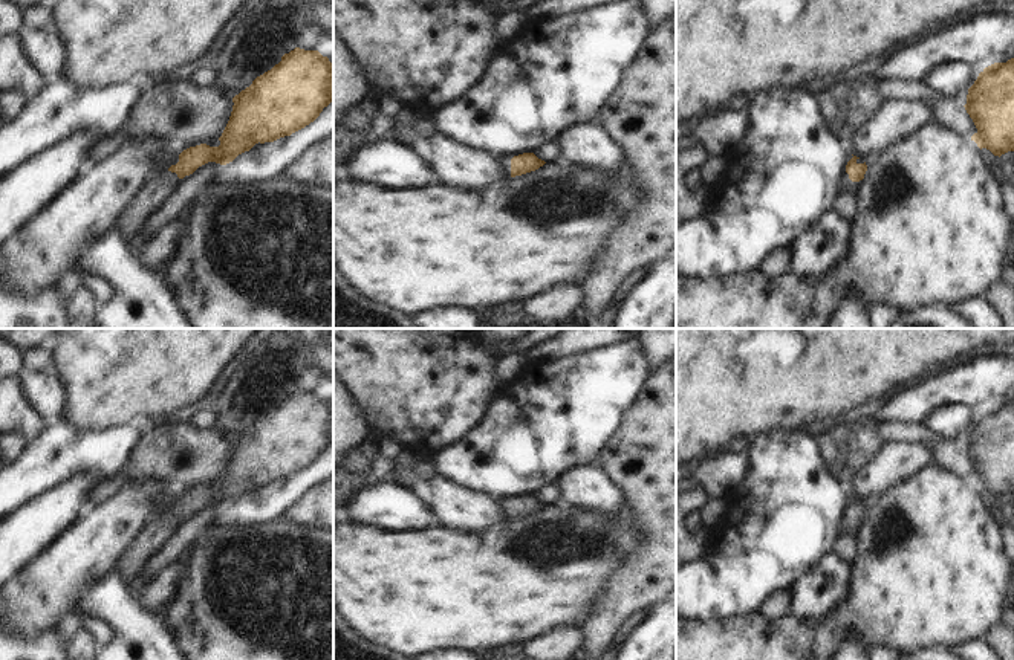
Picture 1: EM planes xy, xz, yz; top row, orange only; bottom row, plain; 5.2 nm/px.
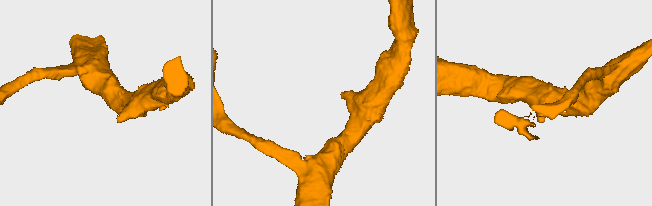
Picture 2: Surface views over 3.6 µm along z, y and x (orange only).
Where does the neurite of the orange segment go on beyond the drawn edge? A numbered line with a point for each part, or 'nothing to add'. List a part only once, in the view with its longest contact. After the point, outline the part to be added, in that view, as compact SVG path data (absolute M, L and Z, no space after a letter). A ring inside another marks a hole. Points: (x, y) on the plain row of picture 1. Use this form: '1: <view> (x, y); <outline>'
1: xz (505, 501); M503 497L503 498L499 498L497 501L499 501L499 504L503 507L503 512L505 512L505 516L508 518L508 519L511 519L511 501L514 500L514 498L518 498L518 497Z

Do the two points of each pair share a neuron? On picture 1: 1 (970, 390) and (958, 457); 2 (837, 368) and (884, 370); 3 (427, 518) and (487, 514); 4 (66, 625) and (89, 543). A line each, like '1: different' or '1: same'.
1: different
2: same
3: different
4: different

